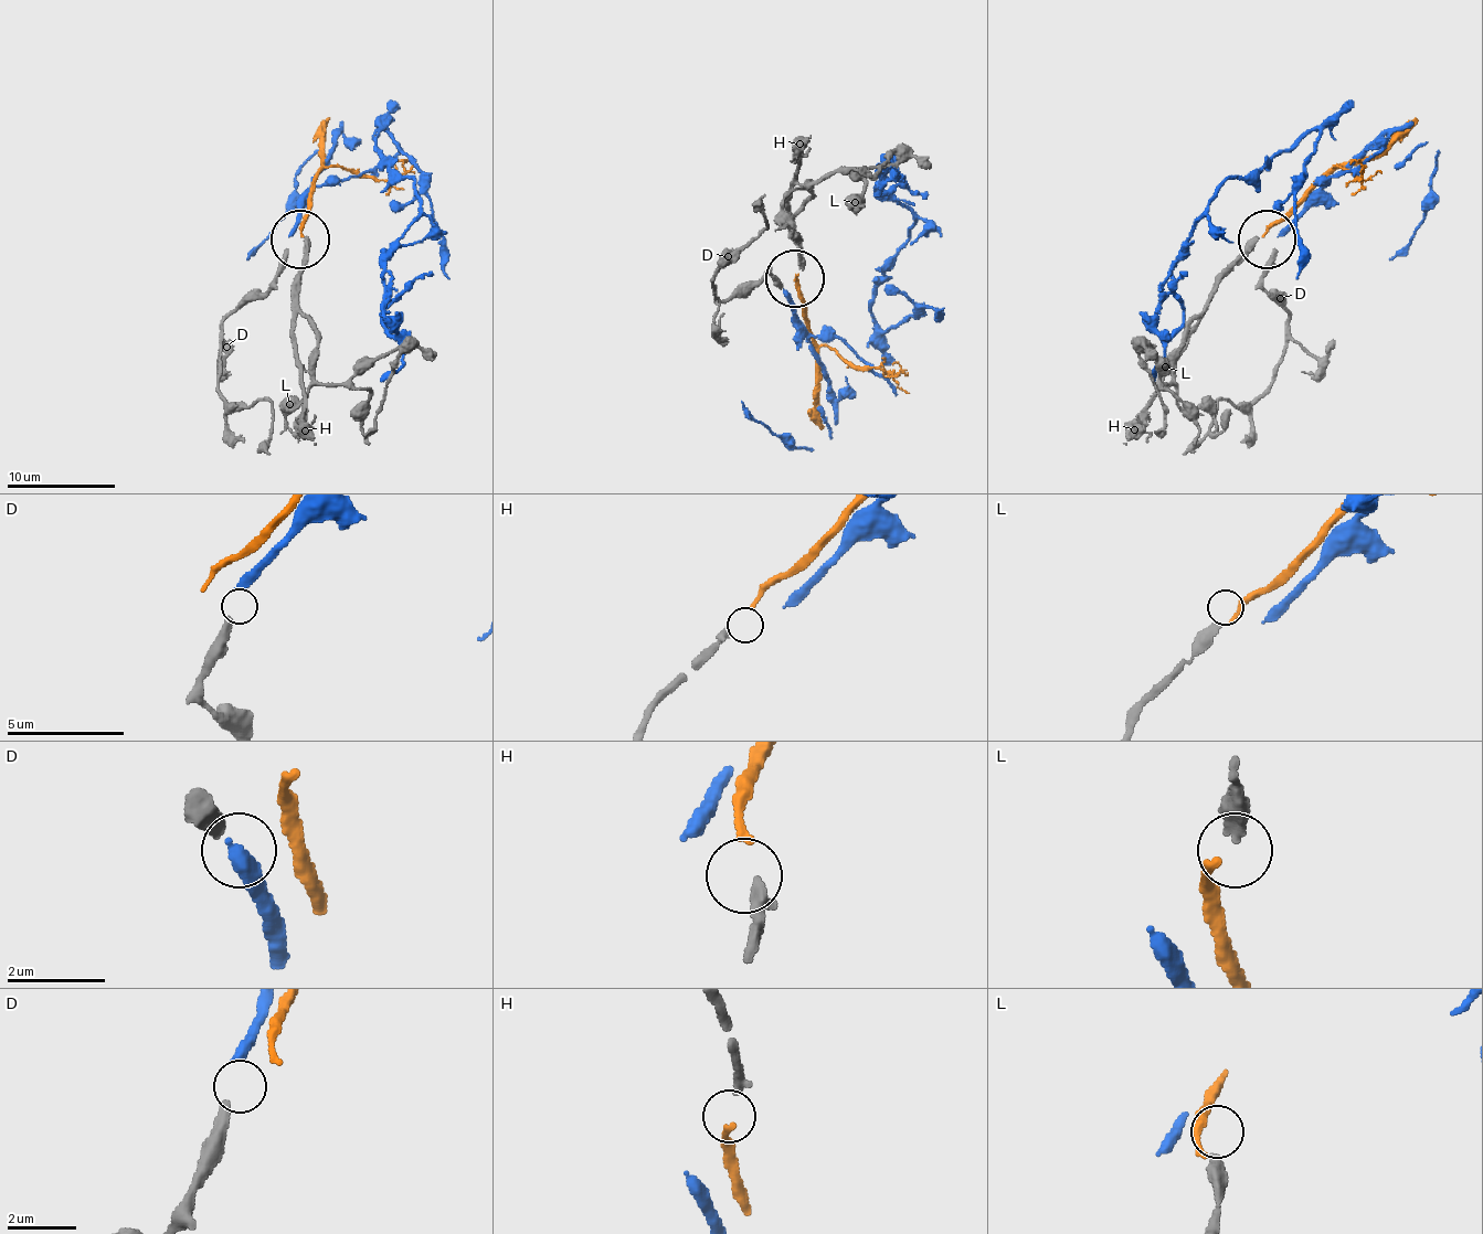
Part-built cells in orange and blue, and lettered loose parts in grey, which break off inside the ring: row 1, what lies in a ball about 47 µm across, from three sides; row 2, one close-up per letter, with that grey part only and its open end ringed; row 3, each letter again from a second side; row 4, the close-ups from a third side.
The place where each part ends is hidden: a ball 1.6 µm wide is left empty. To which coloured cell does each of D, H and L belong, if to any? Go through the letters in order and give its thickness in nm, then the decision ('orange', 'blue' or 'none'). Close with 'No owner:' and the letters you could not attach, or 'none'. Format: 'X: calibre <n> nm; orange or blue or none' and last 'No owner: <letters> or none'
D: calibre 320 nm; blue
H: calibre 280 nm; orange
L: calibre 360 nm; none
No owner: L

